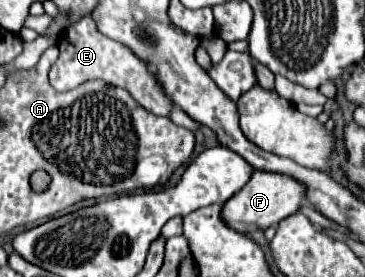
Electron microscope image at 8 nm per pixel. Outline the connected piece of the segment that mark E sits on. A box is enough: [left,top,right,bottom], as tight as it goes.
[49,16,175,117]

